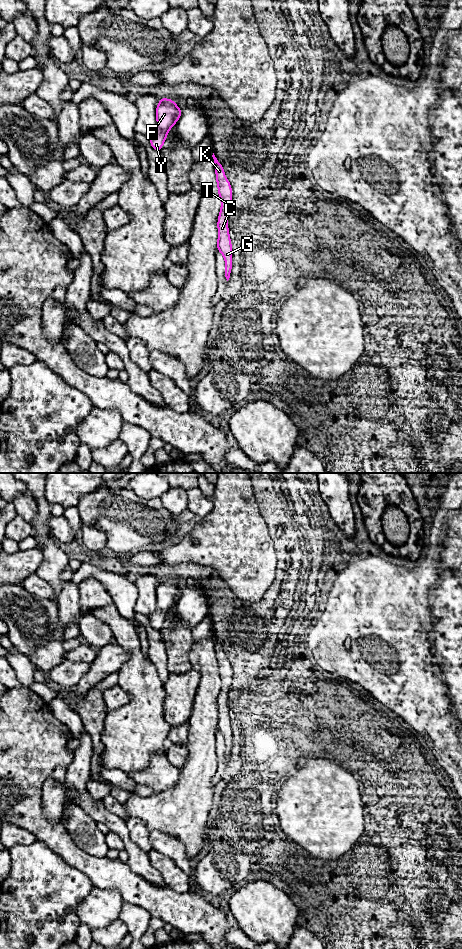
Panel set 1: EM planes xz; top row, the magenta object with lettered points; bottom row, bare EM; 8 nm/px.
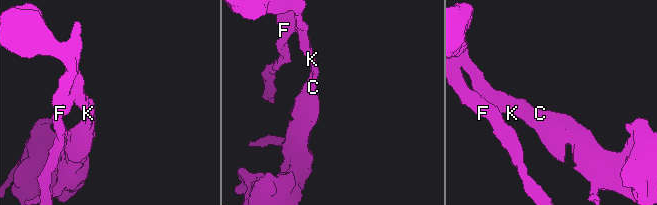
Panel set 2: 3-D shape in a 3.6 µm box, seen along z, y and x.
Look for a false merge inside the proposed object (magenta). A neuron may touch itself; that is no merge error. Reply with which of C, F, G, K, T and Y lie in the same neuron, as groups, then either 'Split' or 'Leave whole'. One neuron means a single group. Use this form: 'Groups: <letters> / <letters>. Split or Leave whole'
Groups: C F G K T Y. Leave whole

